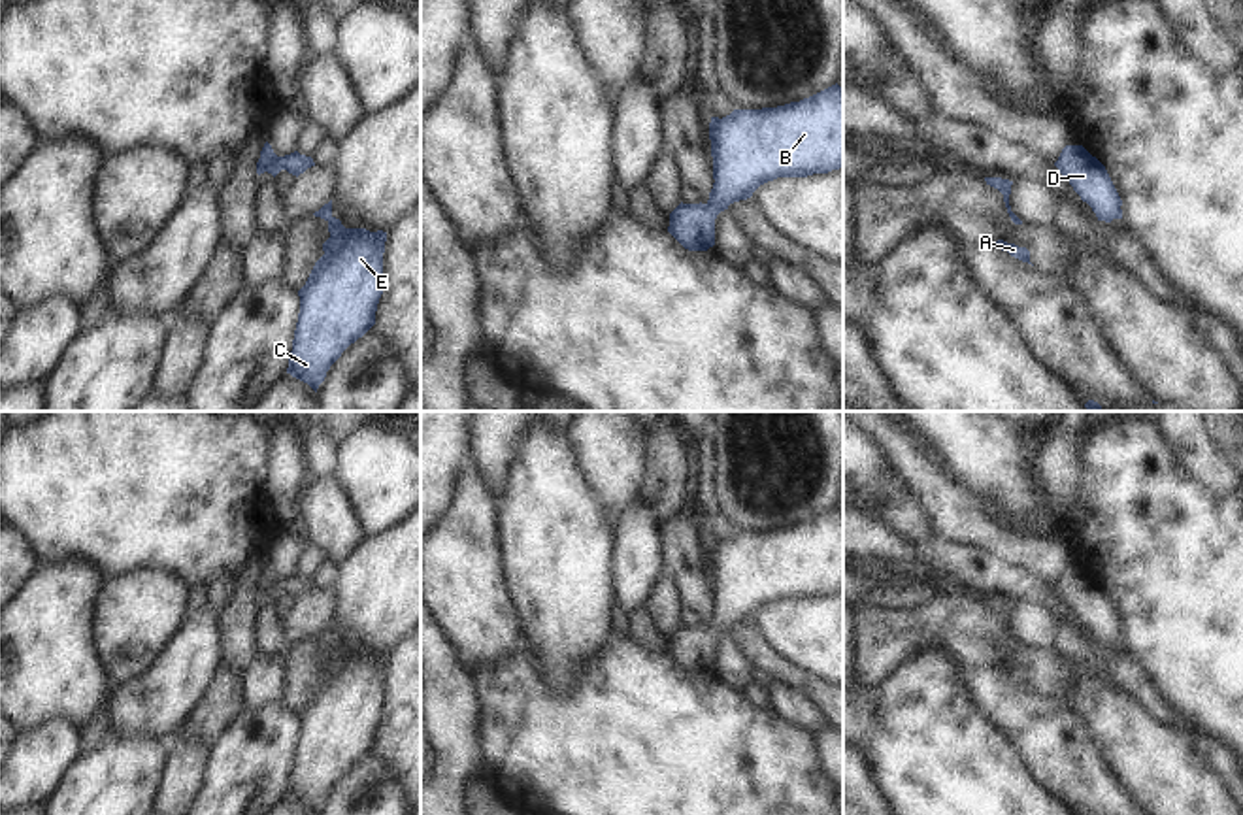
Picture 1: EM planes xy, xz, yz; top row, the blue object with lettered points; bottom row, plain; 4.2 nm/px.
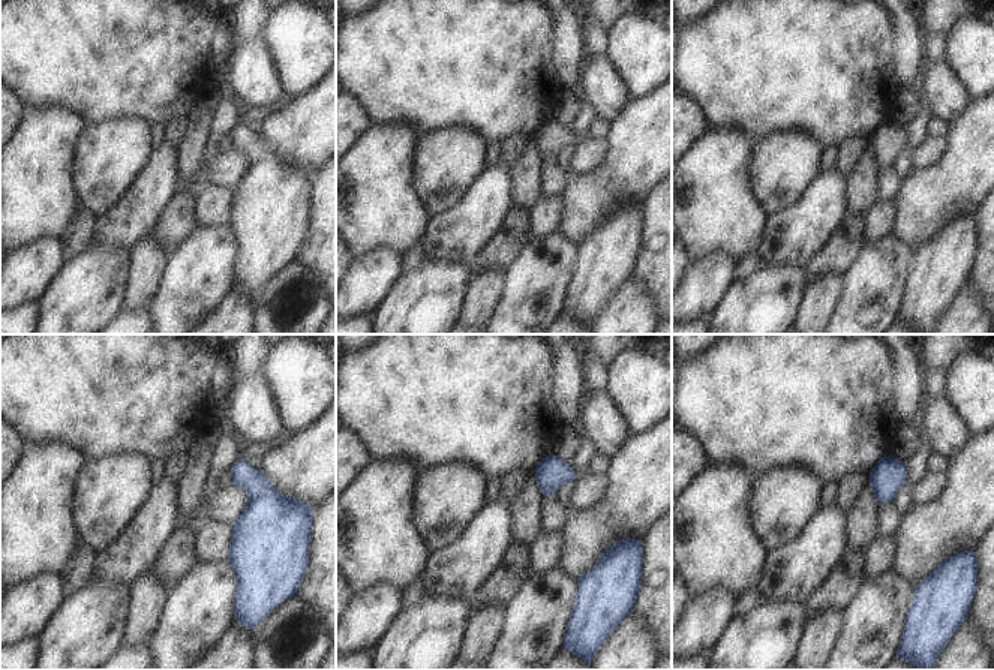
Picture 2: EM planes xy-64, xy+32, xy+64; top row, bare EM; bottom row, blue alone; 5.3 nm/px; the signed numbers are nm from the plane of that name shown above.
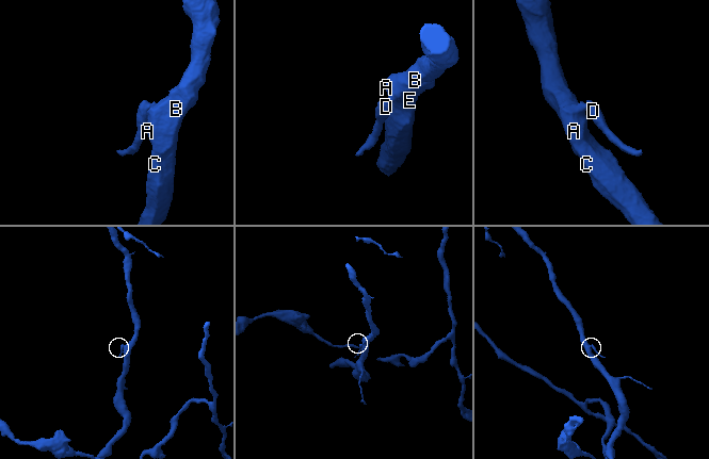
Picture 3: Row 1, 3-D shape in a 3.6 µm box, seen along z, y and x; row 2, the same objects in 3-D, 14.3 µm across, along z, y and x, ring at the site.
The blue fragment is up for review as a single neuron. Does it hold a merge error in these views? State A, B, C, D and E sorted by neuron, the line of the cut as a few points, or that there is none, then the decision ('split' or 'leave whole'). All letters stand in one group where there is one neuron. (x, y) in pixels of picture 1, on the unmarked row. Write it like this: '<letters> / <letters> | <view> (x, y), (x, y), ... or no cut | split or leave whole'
A B C D E | no cut | leave whole

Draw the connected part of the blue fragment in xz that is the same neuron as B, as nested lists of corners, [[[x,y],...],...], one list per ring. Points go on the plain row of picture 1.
[[[836,506],[777,530],[734,532],[709,545],[713,611],[705,626],[679,626],[668,655],[688,674],[715,668],[715,641],[777,600],[843,590],[843,511]]]

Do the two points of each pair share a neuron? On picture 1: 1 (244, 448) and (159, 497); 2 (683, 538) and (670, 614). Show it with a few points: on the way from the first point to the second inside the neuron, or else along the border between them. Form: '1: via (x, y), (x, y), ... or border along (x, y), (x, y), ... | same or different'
1: via (223, 457), (195, 482), (180, 487) | same
2: border along (664, 572), (674, 582), (683, 606) | different

